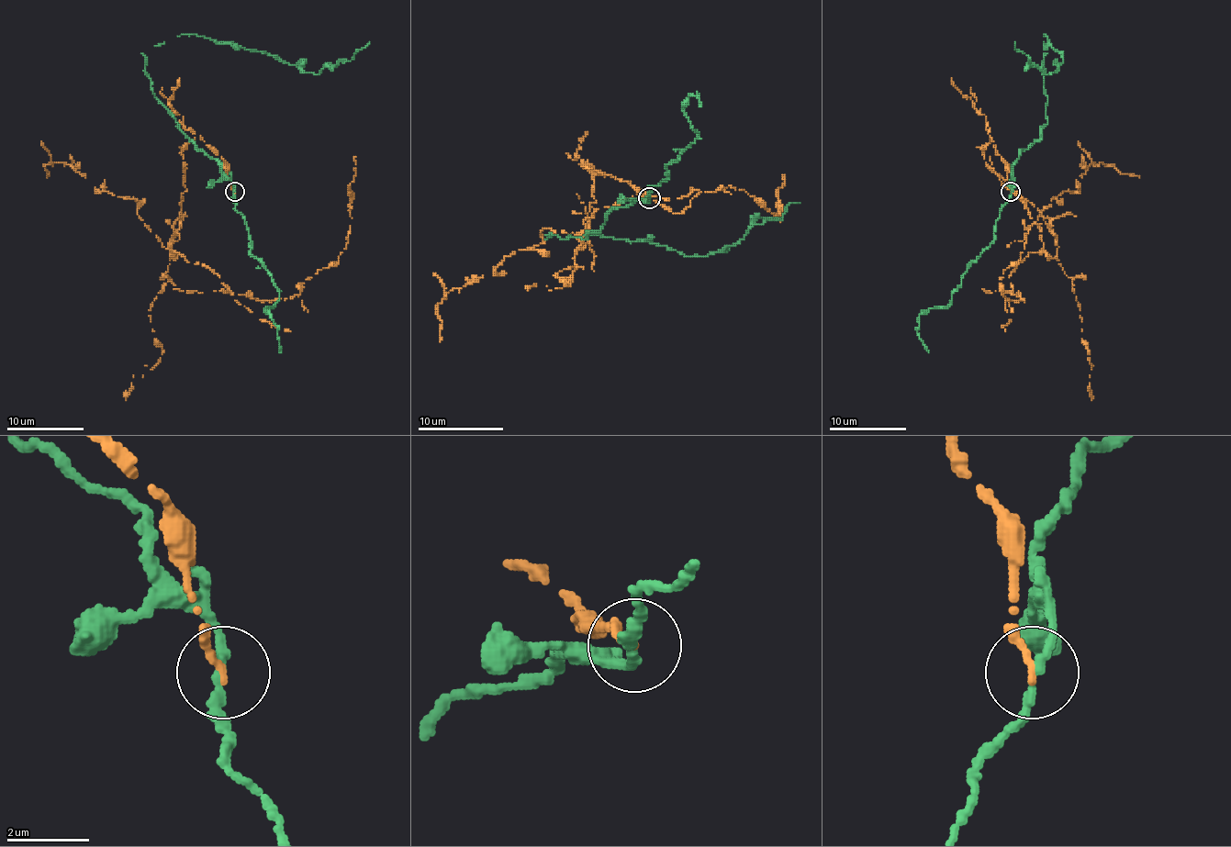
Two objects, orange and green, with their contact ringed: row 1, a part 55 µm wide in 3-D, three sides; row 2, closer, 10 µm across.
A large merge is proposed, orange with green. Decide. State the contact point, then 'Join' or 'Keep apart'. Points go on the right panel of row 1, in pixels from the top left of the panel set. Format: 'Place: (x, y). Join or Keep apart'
Place: (1011, 192). Keep apart

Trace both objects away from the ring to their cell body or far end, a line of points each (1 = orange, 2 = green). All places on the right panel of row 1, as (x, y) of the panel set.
1: (1011, 191), (990, 138), (986, 162), (1057, 239), (1009, 277), (1024, 300), (1000, 279), (1026, 205), (990, 157)
2: (1011, 191), (1019, 153), (1040, 138), (1047, 122), (1044, 34), (1063, 61), (1047, 74), (1034, 67), (1014, 41)

